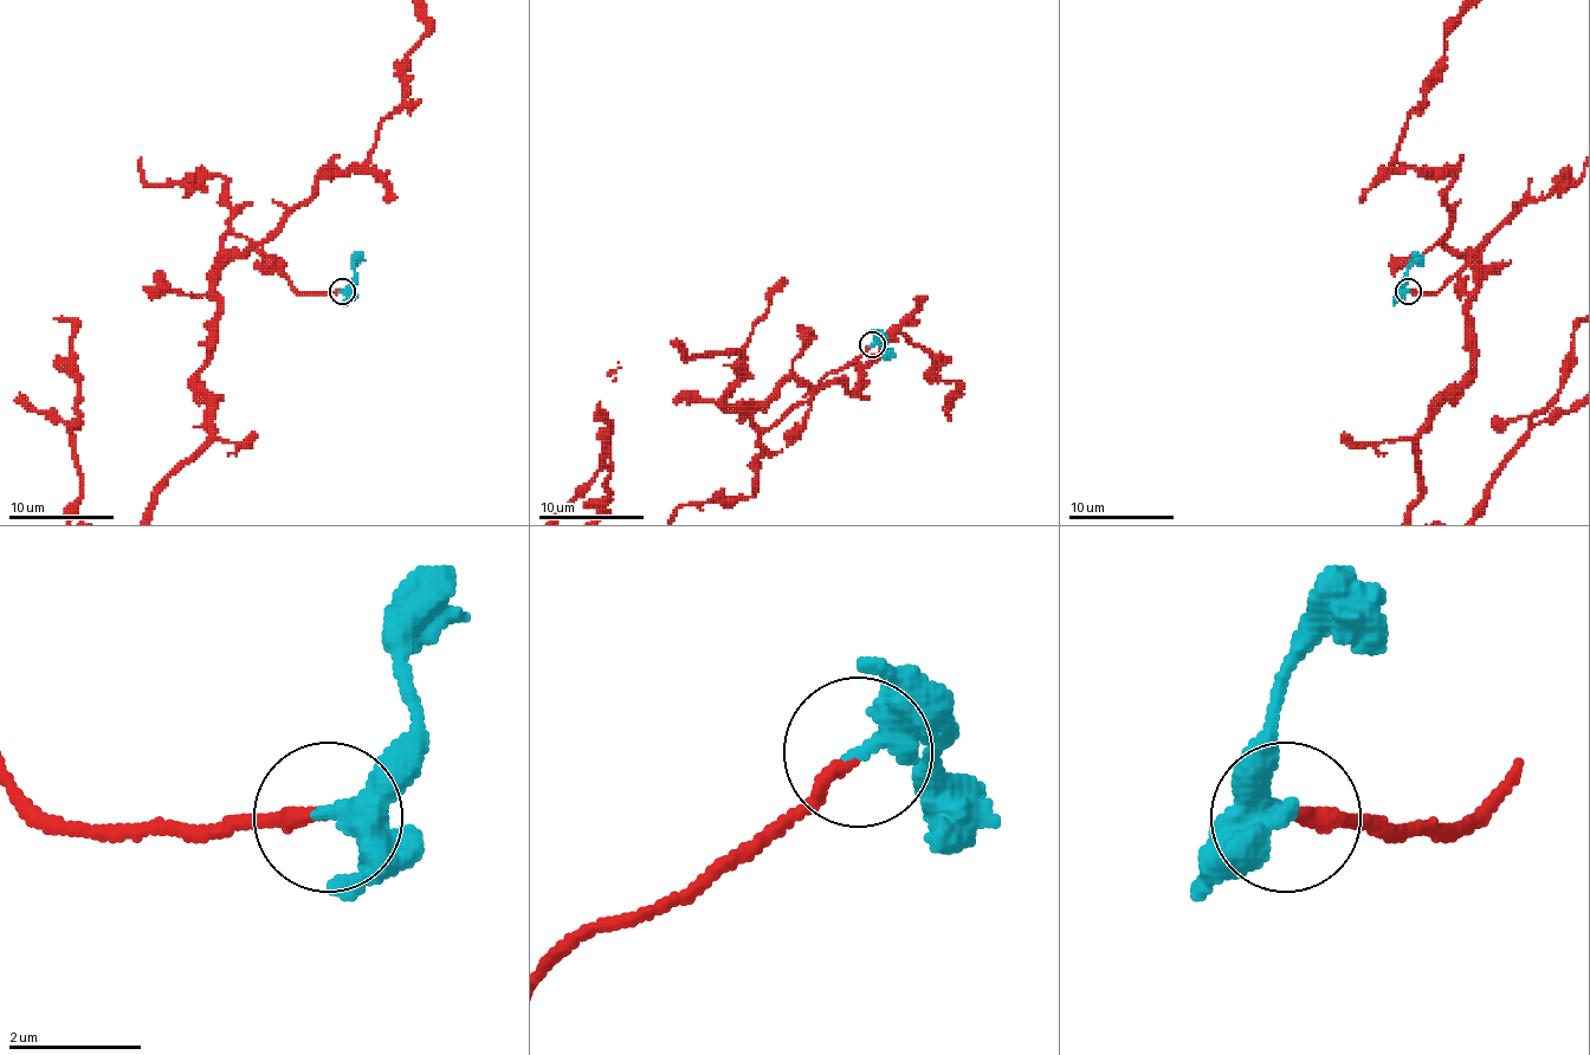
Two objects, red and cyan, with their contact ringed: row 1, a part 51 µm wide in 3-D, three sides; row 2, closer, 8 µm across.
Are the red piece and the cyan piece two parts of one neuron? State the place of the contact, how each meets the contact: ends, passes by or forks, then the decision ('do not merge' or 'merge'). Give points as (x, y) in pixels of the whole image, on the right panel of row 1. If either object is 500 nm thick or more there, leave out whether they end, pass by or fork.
(1408, 291) | red ends | cyan passes by | merge

